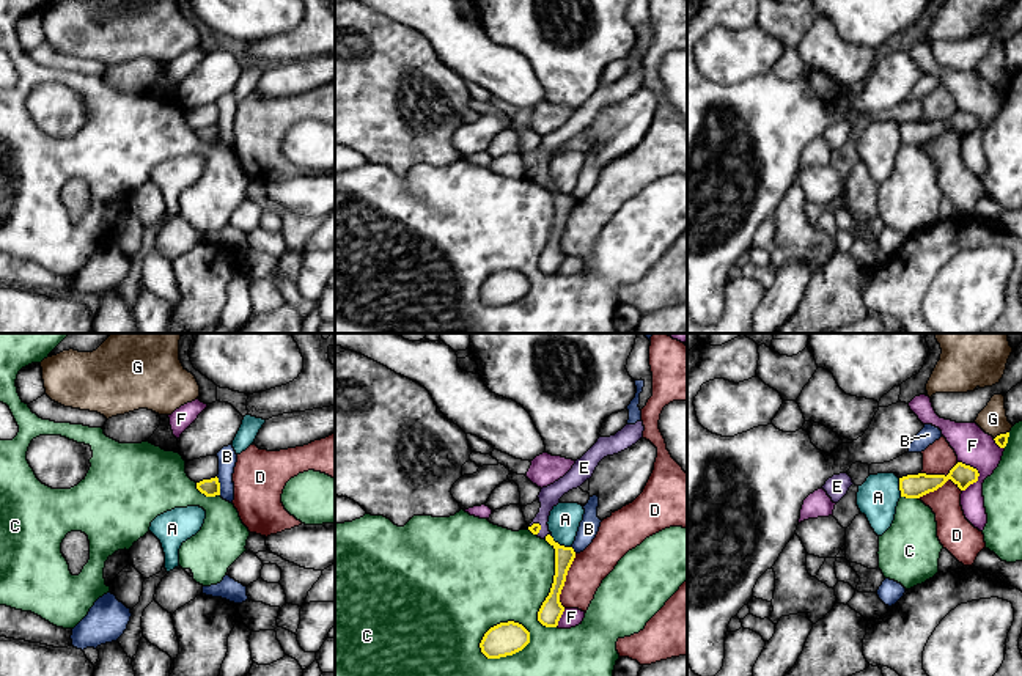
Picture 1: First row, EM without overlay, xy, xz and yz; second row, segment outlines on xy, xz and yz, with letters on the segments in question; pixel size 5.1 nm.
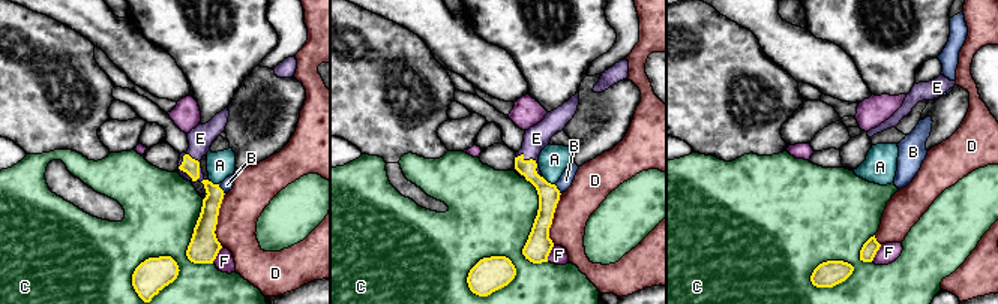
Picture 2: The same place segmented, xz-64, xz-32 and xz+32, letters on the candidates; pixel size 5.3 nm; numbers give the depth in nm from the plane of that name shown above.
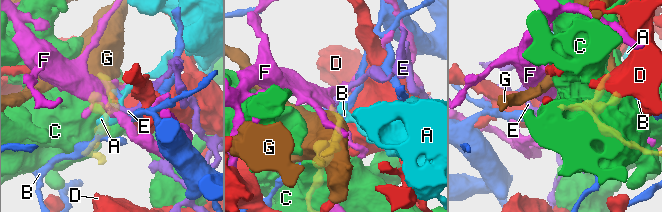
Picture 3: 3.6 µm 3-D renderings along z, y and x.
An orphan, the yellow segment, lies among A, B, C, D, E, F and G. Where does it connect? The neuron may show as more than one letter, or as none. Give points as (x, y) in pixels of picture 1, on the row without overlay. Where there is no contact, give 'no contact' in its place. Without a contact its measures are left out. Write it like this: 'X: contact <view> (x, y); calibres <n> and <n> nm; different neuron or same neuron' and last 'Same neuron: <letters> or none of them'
A: contact xz (562, 194); calibres 100 and 160 nm; different neuron
B: contact xy (219, 134); calibres 90 and 100 nm; different neuron
C: contact xz (500, 271); calibres 170 and 500 nm; different neuron
D: contact xz (565, 228); calibres 120 and 180 nm; different neuron
E: contact xz (547, 183); calibres 100 and 110 nm; same neuron
F: contact yz (978, 121); calibres 120 and 190 nm; different neuron
G: contact yz (1000, 82); calibres 60 and 150 nm; different neuron
Same neuron: E

